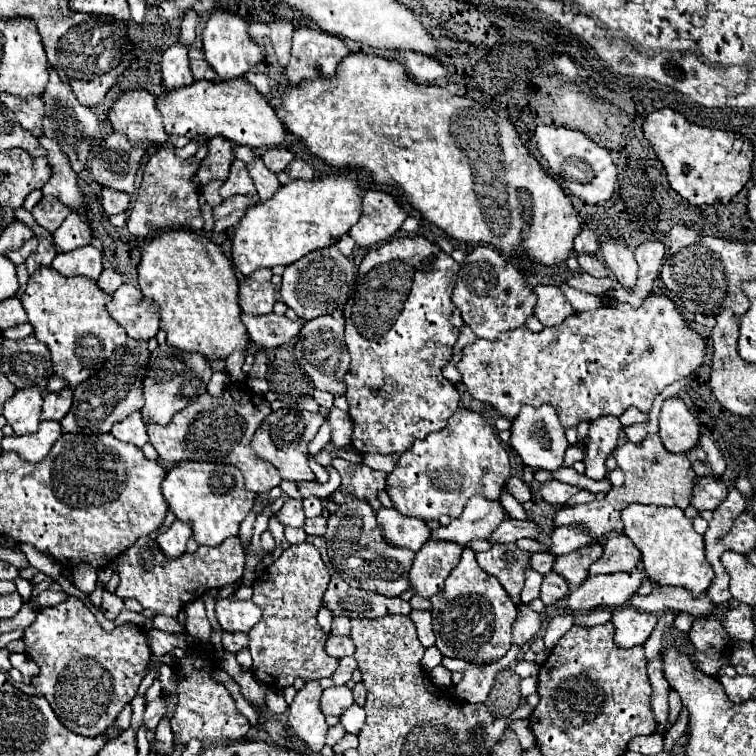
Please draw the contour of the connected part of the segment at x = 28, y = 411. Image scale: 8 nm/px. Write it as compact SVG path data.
M36 386L16 390L16 394L4 404L4 418L14 428L14 434L30 434L38 430L42 410L42 392Z

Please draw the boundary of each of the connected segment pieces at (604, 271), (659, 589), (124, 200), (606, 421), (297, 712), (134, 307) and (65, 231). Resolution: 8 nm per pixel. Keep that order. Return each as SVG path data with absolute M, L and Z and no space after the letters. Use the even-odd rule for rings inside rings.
M578 254L578 262L580 262L582 270L588 272L588 274L592 274L594 278L606 278L606 276L610 276L610 270L596 256L592 256L592 254Z
M656 586L648 596L632 594L628 604L632 608L638 608L642 612L650 612L656 616L666 610L688 612L692 616L700 616L700 614L712 612L712 608L714 608L710 604L710 600L706 600L706 594L702 594L700 598L694 598L688 590L684 590L680 586Z
M102 188L102 208L104 208L104 212L108 216L126 212L128 210L128 204L130 204L130 196L126 192Z
M602 416L594 422L590 422L590 434L588 434L588 446L586 446L586 470L584 476L592 480L606 478L606 456L616 448L618 436L620 436L620 420L616 416Z
M306 682L306 686L296 694L294 702L288 706L288 730L304 740L306 748L312 754L320 754L322 746L324 746L324 736L328 730L326 718L320 710L320 696L322 696L322 688L320 684L314 682Z
M122 284L112 294L106 310L134 340L150 340L158 332L160 318L156 314L156 306L130 284Z
M74 212L68 214L64 224L52 236L54 236L56 248L60 248L62 252L72 252L72 250L88 246L92 242L92 230Z

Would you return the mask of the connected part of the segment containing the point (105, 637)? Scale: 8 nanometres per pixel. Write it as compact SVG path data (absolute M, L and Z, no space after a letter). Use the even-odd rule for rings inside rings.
M70 596L66 602L56 606L42 606L38 608L36 620L24 630L22 642L26 646L26 654L38 664L40 672L32 678L32 686L40 696L44 696L52 710L56 712L58 720L80 736L102 736L116 720L120 710L136 696L136 690L150 670L152 652L146 644L146 636L142 628L134 624L124 624L114 628L112 632L104 632L94 618L94 614L84 606L82 600Z

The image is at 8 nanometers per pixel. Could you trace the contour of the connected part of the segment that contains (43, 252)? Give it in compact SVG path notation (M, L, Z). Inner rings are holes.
M40 240L36 252L32 252L32 254L28 256L28 260L26 260L28 276L32 276L34 272L38 272L42 266L48 266L48 268L50 268L54 256L56 256L56 248L54 248L52 244L48 244L46 240Z

